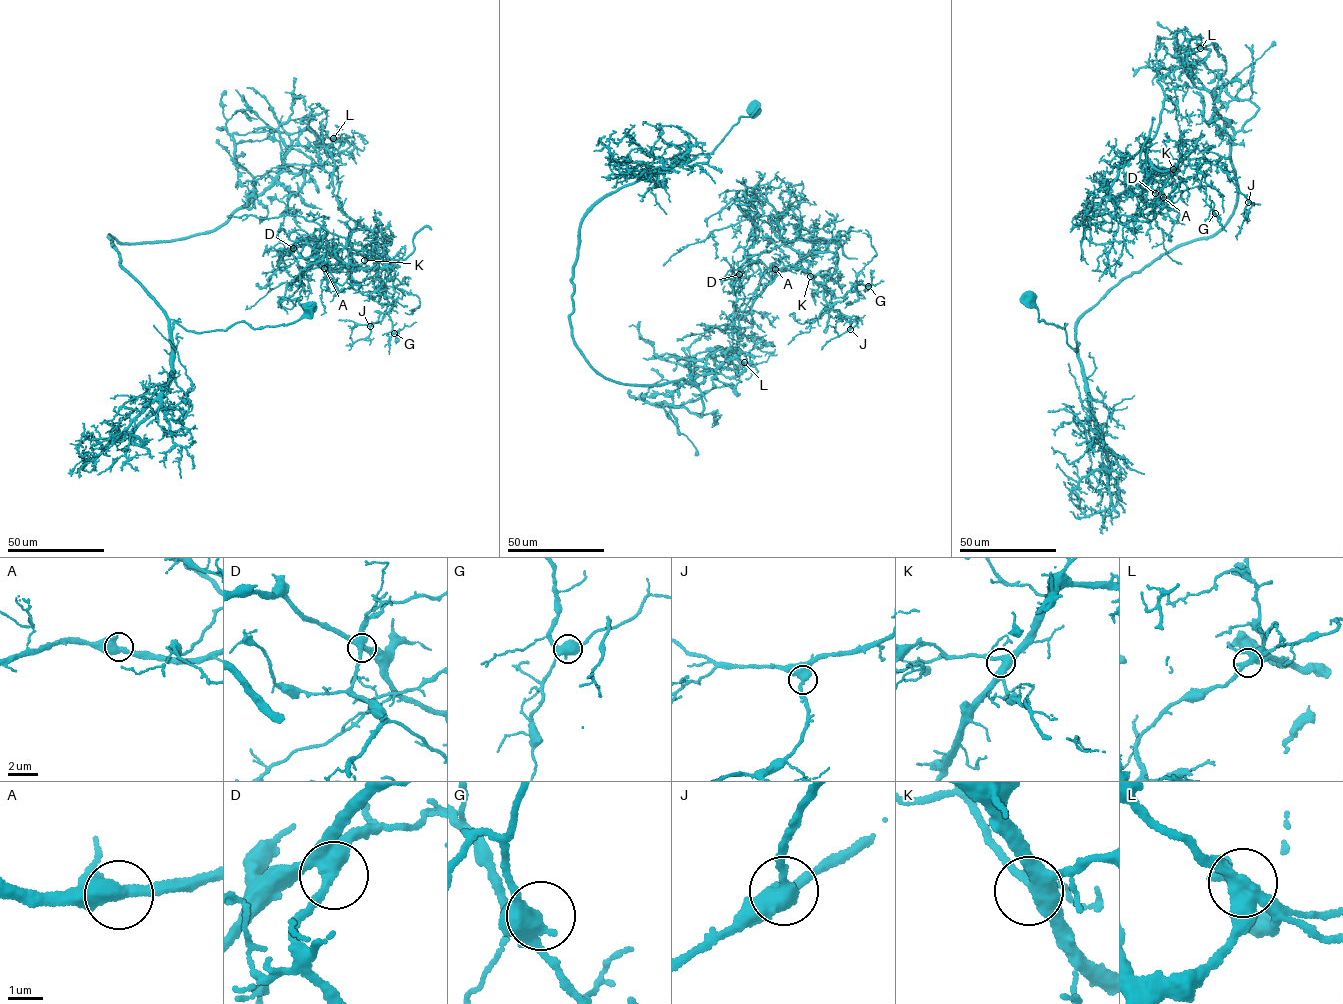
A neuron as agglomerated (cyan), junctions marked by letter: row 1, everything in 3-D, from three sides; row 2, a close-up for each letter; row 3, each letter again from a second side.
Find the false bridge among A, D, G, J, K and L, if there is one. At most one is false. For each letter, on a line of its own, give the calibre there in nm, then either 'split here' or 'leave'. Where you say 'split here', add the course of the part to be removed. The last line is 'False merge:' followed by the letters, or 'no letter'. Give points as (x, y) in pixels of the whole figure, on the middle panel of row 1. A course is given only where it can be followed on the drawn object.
A: 400 nm | leave
D: 400 nm | leave
G: 440 nm | leave
J: 400 nm | leave
K: 420 nm | leave
L: 400 nm | split here | (744, 362), (733, 348), (736, 313), (824, 240), (744, 251), (760, 276), (736, 330), (702, 323)
False merge: L

